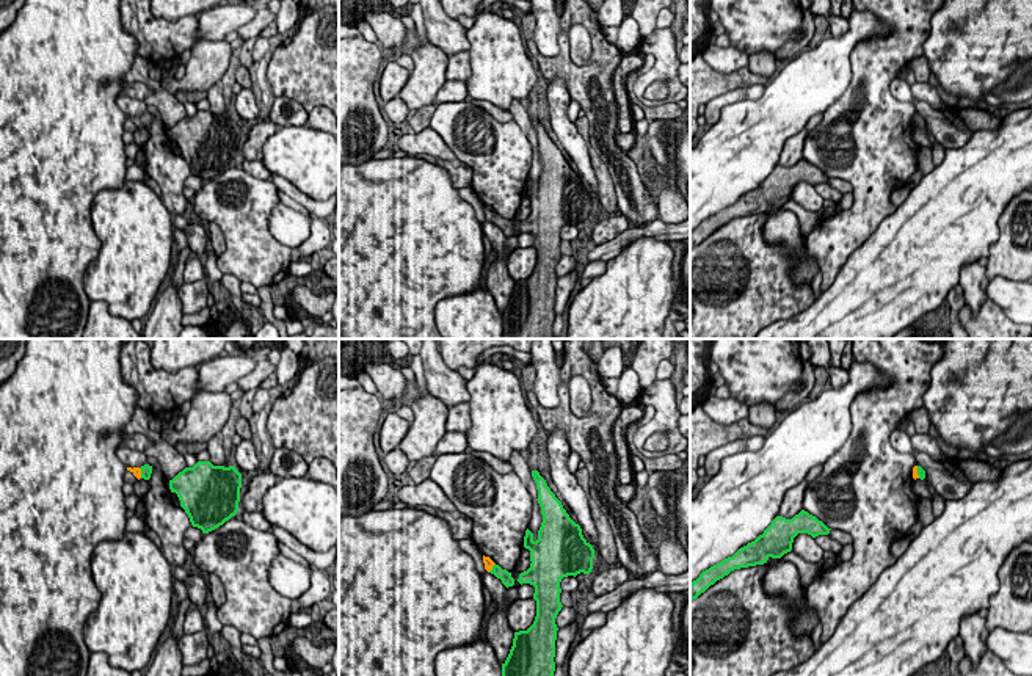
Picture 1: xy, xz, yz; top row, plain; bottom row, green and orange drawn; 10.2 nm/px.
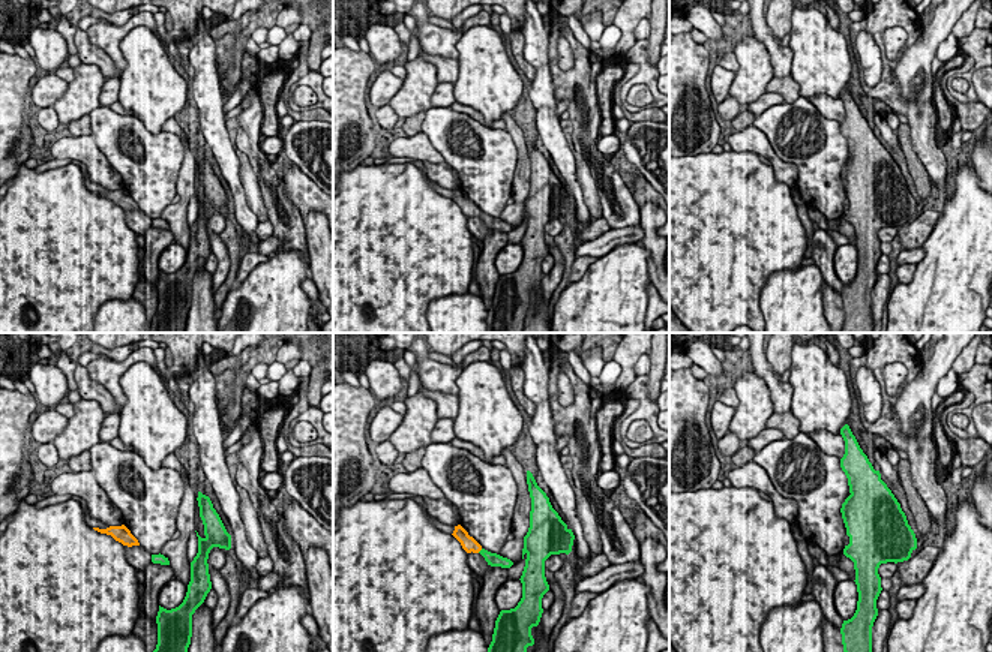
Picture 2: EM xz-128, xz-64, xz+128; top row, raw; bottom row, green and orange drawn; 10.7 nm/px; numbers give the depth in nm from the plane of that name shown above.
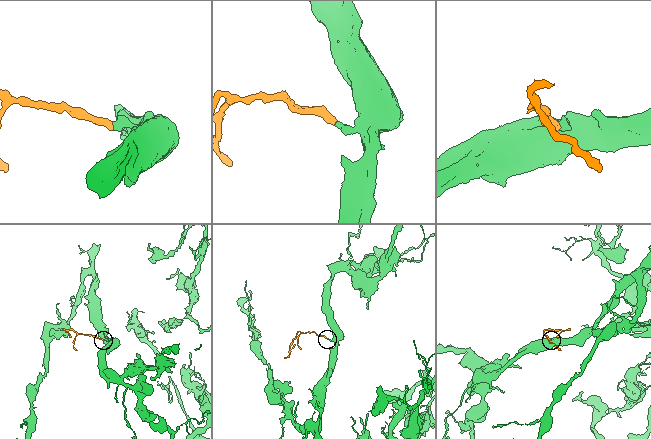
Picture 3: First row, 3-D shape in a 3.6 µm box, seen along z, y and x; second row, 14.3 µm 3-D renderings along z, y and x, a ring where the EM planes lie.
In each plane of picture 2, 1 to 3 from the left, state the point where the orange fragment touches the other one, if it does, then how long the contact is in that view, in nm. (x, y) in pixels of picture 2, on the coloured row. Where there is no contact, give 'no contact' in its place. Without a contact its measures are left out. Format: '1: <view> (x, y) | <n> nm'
1: no contact
2: xz-64 (480, 550) | 70 nm
3: no contact

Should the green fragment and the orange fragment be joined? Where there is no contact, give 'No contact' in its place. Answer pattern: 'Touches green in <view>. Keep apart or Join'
Touches green in yz. Join

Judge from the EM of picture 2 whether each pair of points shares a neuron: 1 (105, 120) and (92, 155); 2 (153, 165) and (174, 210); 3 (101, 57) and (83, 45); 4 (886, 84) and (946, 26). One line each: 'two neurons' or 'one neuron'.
1: two neurons
2: two neurons
3: one neuron
4: two neurons

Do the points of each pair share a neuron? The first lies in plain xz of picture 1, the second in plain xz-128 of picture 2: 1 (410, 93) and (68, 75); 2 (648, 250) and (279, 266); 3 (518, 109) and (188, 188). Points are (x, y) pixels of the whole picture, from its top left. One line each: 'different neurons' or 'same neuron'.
1: different neurons
2: same neuron
3: same neuron

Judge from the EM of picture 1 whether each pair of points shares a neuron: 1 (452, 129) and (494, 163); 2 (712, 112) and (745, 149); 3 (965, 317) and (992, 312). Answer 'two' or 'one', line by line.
1: one
2: two
3: one

